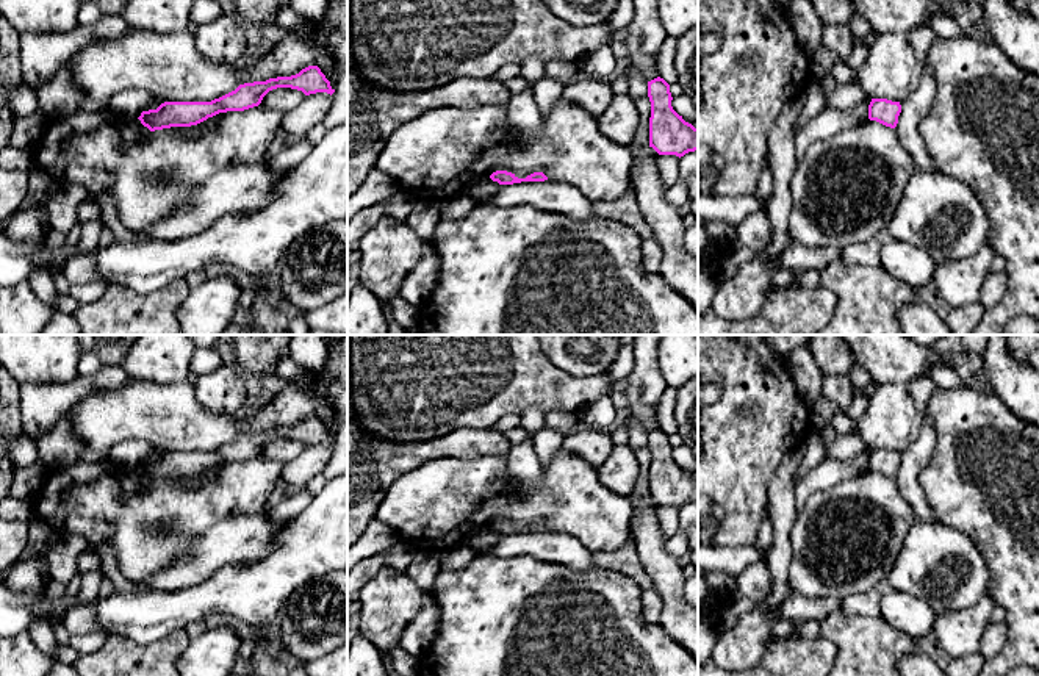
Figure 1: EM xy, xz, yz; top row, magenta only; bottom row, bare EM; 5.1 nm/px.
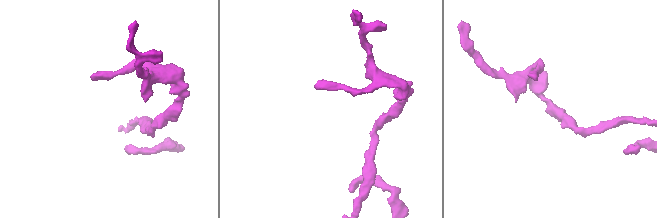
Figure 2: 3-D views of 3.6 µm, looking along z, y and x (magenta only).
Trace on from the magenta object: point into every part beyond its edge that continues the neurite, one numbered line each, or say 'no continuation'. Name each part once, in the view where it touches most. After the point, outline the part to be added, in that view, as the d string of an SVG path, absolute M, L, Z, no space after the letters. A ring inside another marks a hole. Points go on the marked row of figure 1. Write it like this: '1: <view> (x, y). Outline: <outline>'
no continuation

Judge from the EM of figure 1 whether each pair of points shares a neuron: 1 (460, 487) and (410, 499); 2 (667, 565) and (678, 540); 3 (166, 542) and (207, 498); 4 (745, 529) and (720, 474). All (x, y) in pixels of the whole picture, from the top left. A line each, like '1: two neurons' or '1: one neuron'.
1: one neuron
2: two neurons
3: one neuron
4: one neuron

